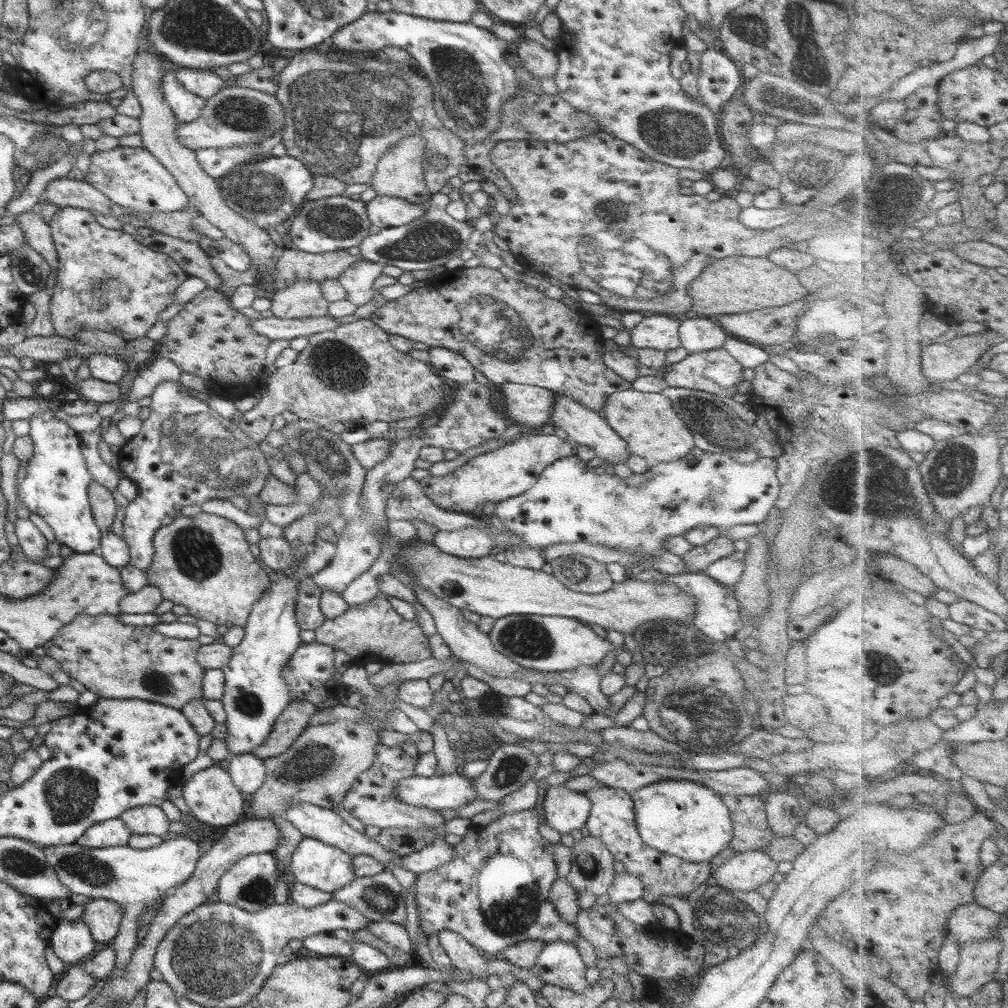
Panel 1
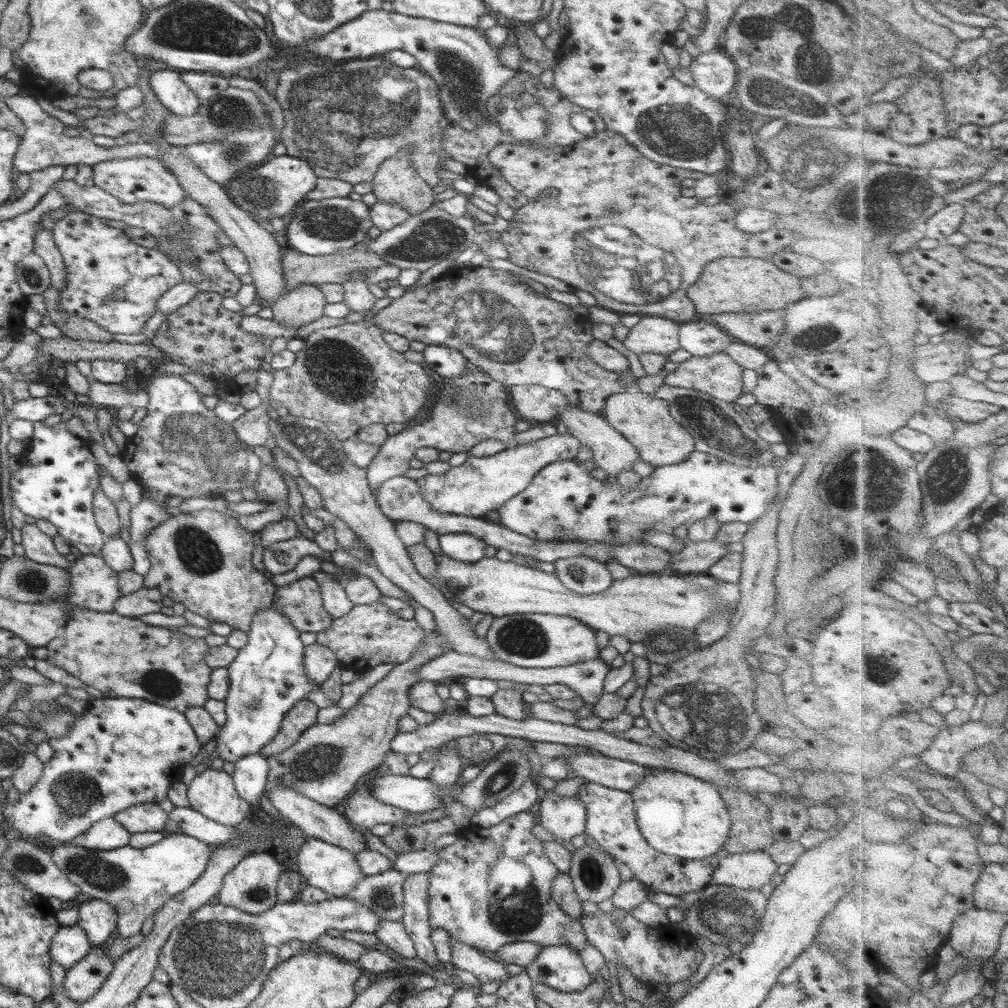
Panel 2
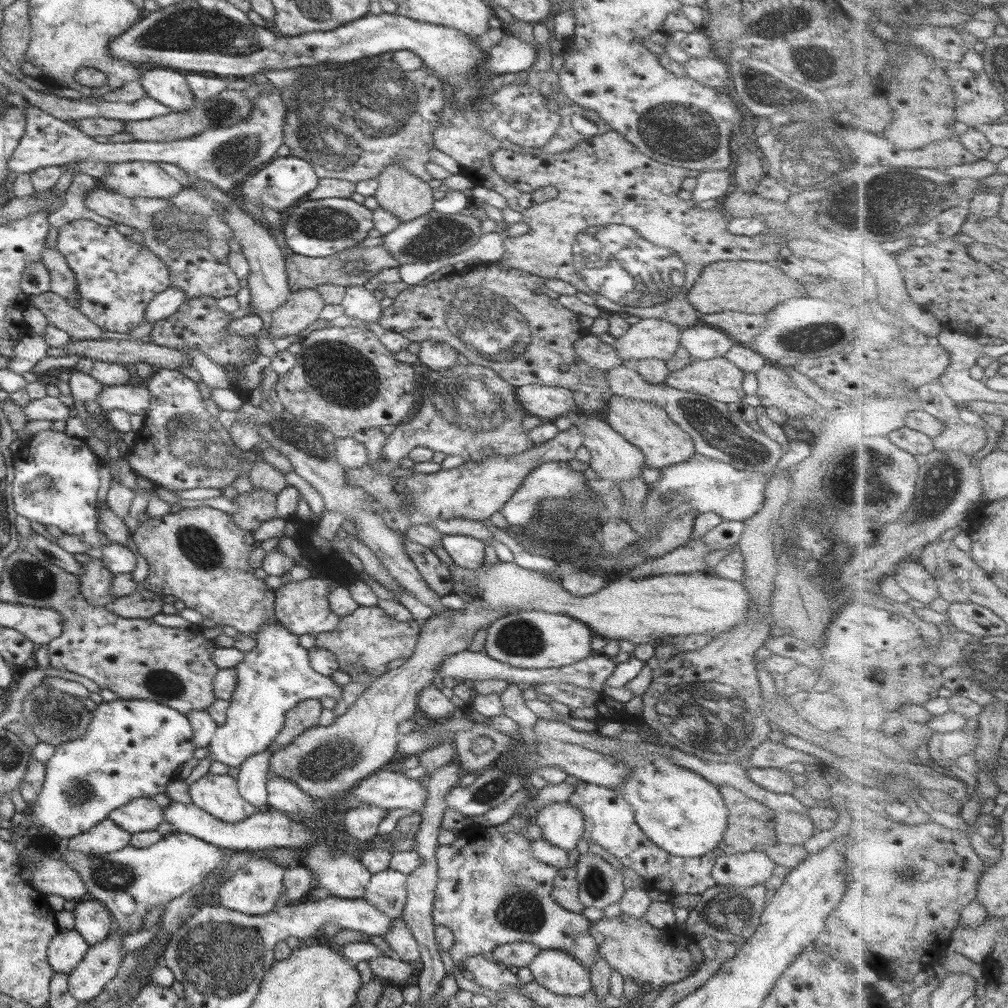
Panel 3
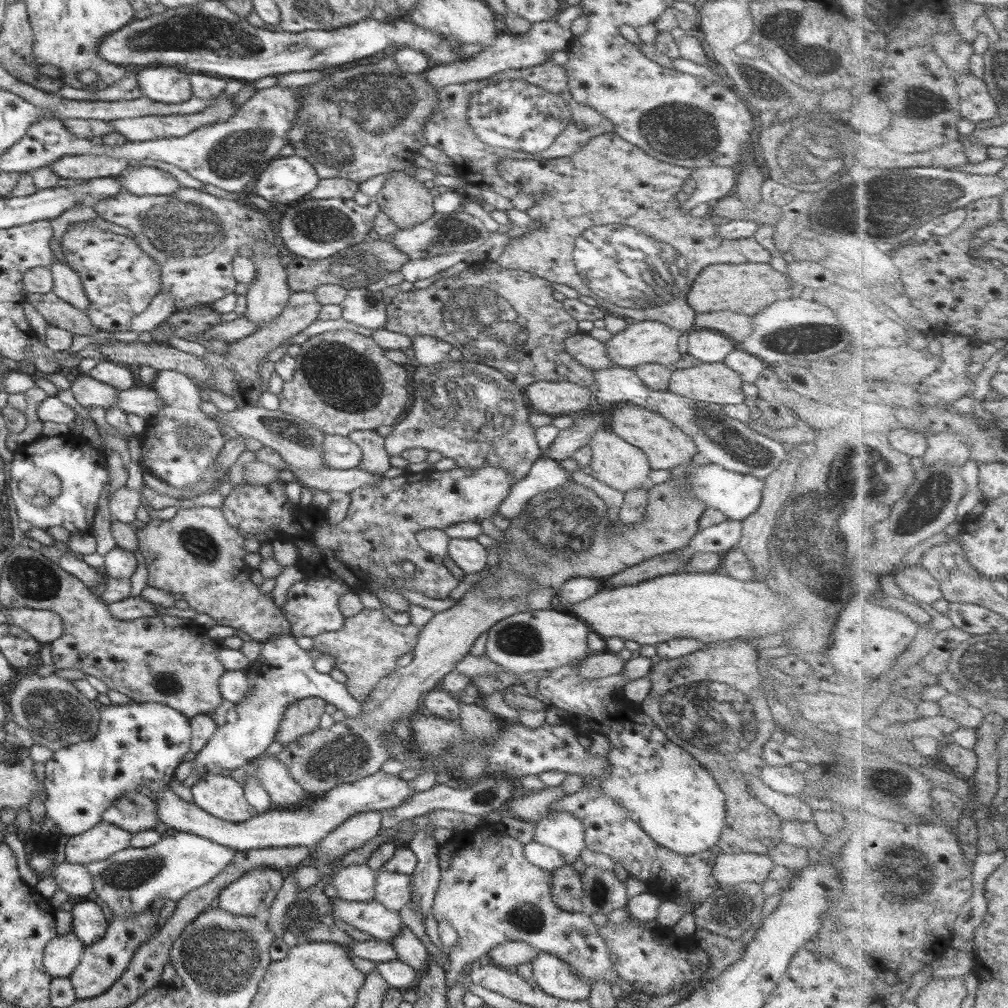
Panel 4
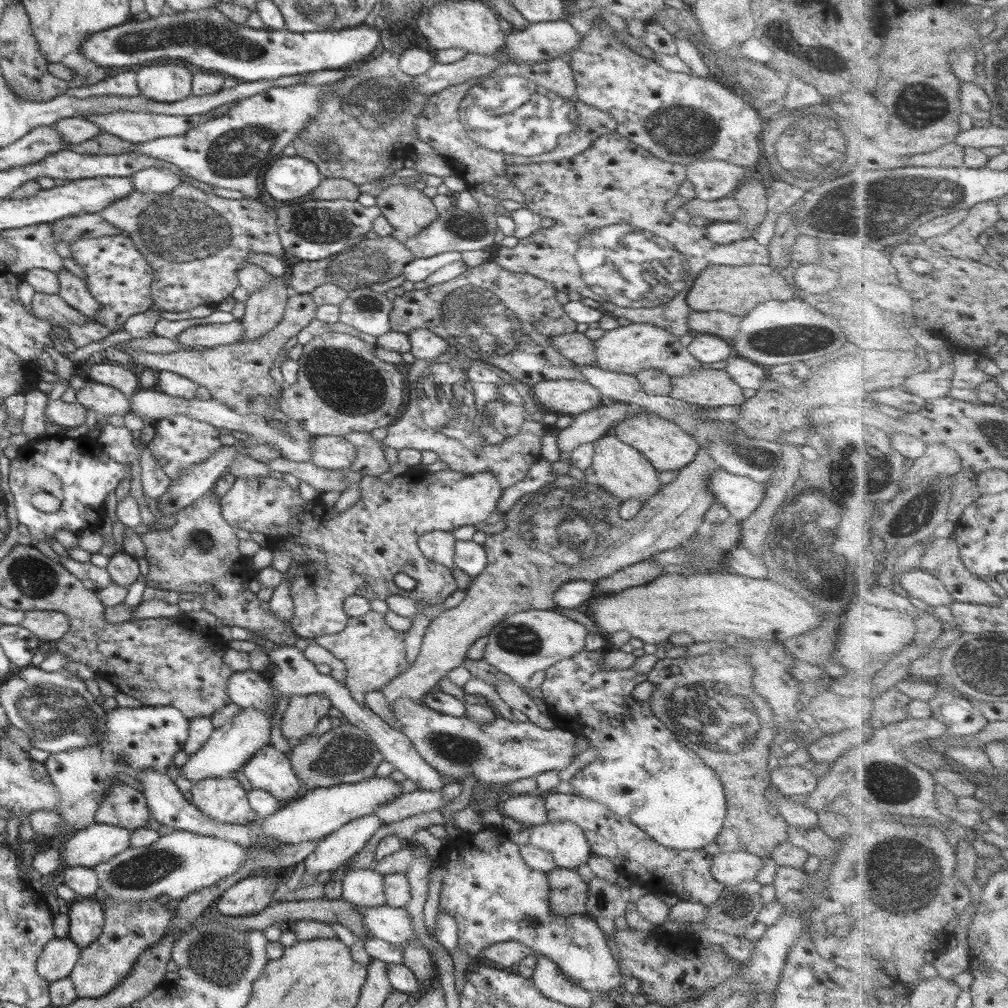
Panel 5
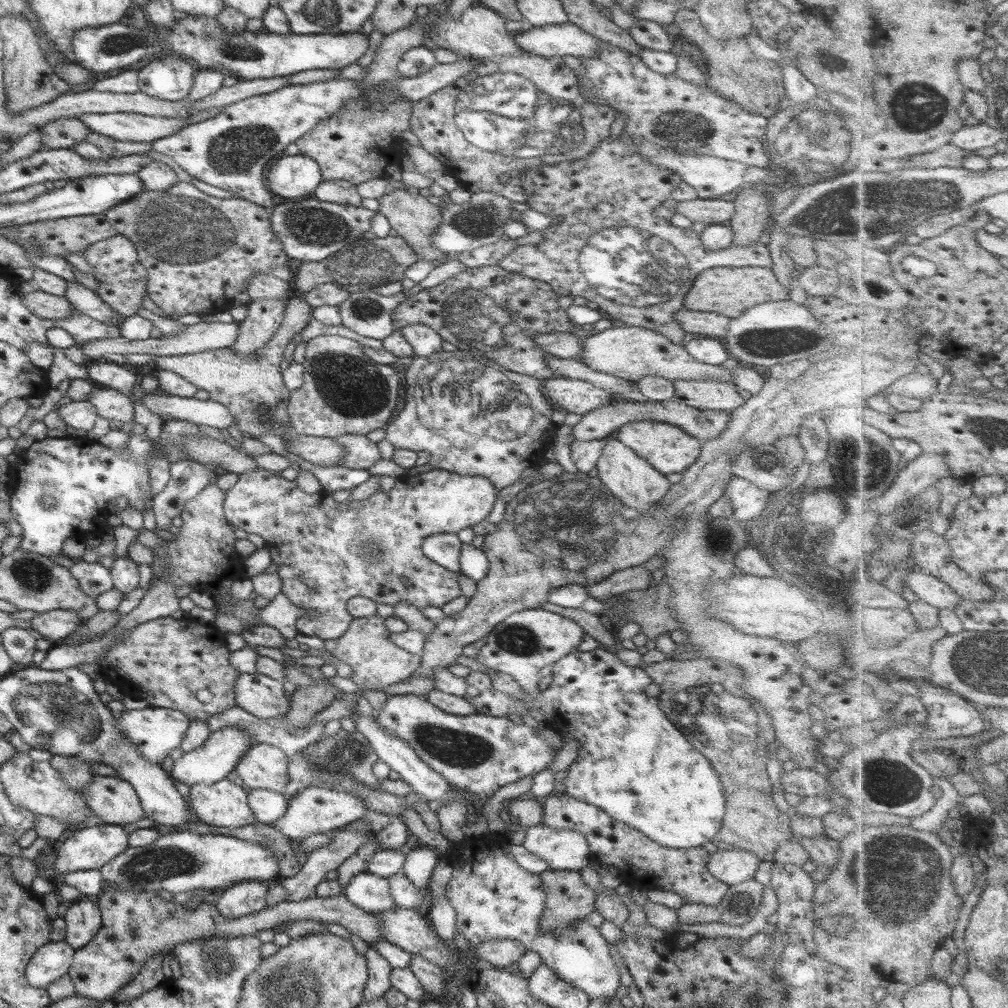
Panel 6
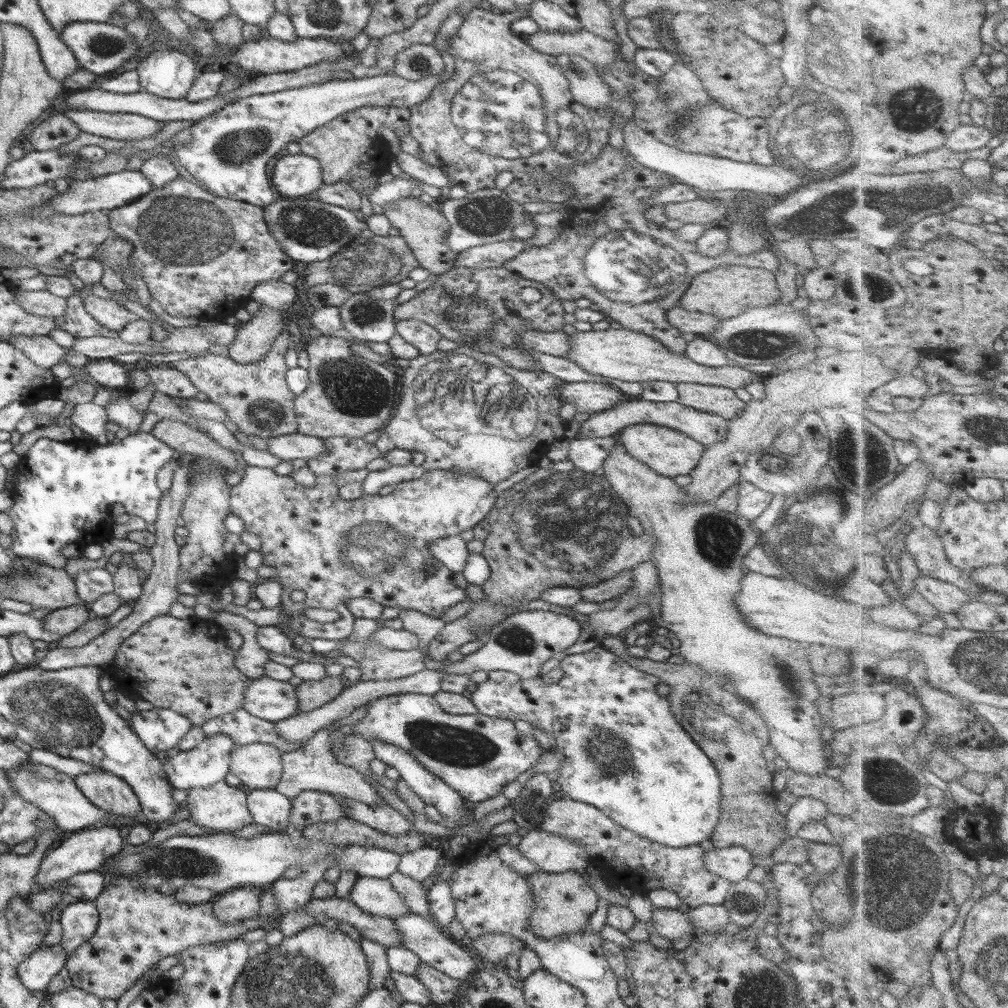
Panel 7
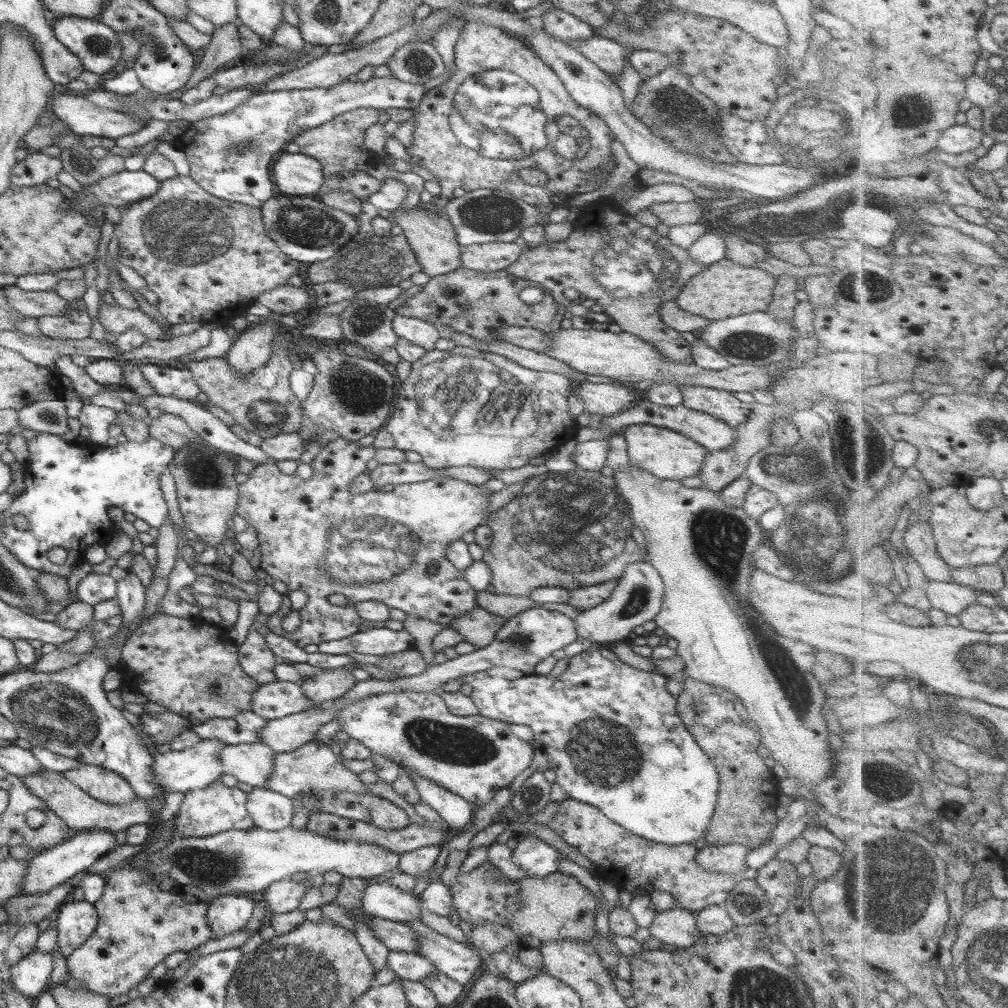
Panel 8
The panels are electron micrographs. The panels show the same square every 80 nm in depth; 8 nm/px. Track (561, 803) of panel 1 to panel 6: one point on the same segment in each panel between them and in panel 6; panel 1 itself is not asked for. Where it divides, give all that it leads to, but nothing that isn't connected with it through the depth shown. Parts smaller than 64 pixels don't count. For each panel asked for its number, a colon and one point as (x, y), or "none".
2: (564, 818)
3: (561, 825)
4: (560, 831)
5: (567, 845)
6: (566, 850)

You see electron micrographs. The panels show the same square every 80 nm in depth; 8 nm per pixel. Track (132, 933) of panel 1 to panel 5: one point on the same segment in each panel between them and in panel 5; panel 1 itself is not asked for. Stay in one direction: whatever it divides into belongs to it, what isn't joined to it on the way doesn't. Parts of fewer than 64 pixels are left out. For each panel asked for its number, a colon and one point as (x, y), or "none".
2: (145, 878)
3: (151, 876)
4: (180, 862)
5: (178, 862)

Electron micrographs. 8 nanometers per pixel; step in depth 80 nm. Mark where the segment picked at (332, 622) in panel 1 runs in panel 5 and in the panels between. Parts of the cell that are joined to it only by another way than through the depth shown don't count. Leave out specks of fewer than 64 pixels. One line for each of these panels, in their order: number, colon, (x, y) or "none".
2: (369, 635)
3: (364, 643)
4: (366, 648)
5: (372, 652)

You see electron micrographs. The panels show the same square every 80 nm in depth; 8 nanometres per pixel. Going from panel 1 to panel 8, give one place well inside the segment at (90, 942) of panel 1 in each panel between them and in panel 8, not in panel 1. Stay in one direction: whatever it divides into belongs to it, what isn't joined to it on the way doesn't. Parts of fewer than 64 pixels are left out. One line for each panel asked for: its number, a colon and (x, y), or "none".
2: (69, 945)
3: (65, 950)
4: (62, 954)
5: (57, 958)
6: (52, 960)
7: (35, 972)
8: (29, 976)

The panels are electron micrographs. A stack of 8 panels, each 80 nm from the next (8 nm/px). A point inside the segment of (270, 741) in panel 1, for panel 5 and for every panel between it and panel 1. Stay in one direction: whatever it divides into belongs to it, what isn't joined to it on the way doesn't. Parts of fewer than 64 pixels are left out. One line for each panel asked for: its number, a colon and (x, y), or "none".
2: (302, 714)
3: (305, 714)
4: (301, 717)
5: (302, 713)

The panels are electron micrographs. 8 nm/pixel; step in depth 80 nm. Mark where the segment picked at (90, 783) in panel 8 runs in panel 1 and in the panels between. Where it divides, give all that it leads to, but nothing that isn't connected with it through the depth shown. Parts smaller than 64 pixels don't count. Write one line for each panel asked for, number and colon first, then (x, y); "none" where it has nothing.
1: (146, 820)
2: (145, 817)
3: (140, 815)
4: (133, 812)
5: (122, 806)
6: (110, 799)
7: (108, 793)

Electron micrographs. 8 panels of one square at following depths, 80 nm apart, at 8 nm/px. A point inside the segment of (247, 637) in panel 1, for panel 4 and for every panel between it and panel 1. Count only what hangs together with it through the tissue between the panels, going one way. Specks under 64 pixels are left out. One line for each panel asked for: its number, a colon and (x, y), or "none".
2: (266, 677)
3: (271, 678)
4: (283, 673)

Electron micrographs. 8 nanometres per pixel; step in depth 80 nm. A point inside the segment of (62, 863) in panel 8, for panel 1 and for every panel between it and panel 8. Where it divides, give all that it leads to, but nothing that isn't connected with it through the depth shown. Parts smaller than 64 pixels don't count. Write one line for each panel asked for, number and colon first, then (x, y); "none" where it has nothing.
1: (113, 832)
2: (105, 834)
3: (105, 837)
4: (102, 840)
5: (97, 843)
6: (88, 849)
7: (87, 850)

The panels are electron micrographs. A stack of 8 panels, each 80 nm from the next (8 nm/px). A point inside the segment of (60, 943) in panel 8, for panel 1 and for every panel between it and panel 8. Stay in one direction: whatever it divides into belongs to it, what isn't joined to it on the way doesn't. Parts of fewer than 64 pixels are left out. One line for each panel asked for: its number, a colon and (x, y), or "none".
1: (101, 916)
2: (97, 919)
3: (92, 921)
4: (89, 918)
5: (85, 916)
6: (82, 920)
7: (78, 921)

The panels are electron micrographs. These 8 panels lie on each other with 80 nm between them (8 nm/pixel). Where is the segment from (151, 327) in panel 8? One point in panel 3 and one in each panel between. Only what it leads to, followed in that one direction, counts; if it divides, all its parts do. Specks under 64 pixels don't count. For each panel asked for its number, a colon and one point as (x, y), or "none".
3: (61, 278)
4: (66, 286)
5: (72, 290)
6: (84, 301)
7: (106, 312)

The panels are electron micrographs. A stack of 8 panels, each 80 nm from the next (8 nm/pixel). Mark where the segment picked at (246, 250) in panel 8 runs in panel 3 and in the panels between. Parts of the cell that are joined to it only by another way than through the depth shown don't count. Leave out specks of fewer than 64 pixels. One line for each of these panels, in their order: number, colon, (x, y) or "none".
3: (186, 231)
4: (192, 236)
5: (193, 241)
6: (198, 250)
7: (200, 255)

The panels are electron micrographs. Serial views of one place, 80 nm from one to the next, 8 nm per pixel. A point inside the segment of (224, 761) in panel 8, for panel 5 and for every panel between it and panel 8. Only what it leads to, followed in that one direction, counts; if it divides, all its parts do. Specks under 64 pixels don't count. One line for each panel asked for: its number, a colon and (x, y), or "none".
5: (268, 769)
6: (262, 766)
7: (258, 766)

